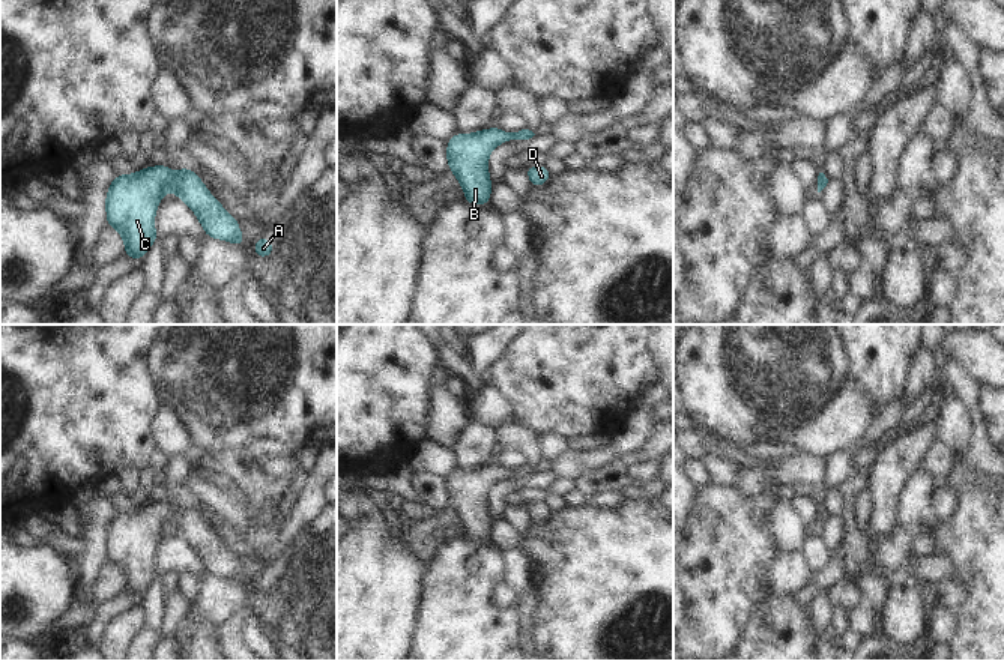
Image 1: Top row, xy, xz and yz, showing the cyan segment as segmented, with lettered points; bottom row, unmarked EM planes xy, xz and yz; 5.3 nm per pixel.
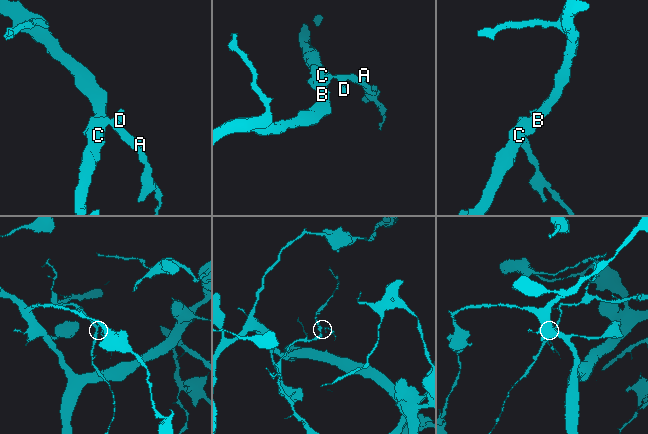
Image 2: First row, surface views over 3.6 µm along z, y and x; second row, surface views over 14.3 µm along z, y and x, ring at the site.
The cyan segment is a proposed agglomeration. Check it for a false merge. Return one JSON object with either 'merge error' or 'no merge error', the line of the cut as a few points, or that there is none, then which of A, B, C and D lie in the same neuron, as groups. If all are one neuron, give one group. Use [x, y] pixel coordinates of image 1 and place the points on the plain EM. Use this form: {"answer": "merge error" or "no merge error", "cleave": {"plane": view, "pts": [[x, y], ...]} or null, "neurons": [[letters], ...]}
{"answer": "no merge error", "cleave": null, "neurons": [["A", "B", "C", "D"]]}

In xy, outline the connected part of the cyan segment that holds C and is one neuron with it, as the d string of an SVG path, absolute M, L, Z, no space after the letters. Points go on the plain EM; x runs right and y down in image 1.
M155 502L134 511L116 512L105 535L107 562L116 565L125 578L125 592L141 596L155 580L155 550L158 539L171 526L198 554L206 572L243 583L243 571L233 551L207 527L198 511L189 505L171 508L168 502Z

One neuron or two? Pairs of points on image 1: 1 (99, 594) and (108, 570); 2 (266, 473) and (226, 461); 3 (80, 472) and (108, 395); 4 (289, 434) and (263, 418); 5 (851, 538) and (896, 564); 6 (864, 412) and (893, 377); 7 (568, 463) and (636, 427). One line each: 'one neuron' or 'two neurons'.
1: one neuron
2: one neuron
3: one neuron
4: one neuron
5: two neurons
6: two neurons
7: one neuron

